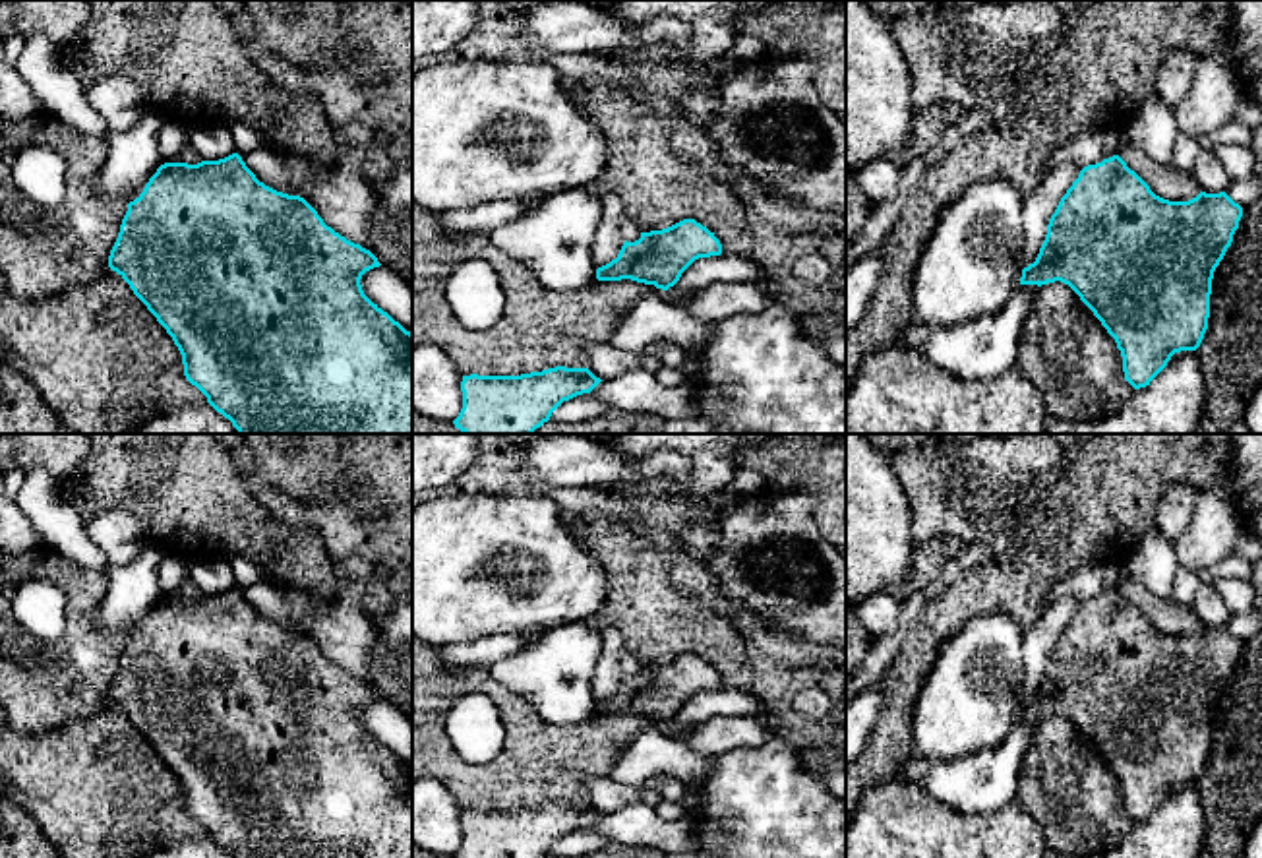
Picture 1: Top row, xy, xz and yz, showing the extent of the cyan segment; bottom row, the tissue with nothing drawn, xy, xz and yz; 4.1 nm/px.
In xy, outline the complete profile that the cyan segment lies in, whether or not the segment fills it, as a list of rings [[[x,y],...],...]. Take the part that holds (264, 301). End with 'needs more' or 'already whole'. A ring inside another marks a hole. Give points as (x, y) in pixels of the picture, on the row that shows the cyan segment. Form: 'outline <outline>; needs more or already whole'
outline [[[238,153],[197,165],[161,165],[143,192],[128,203],[108,256],[108,267],[130,285],[172,337],[182,354],[186,380],[232,422],[238,434],[412,434],[412,333],[374,304],[360,285],[362,275],[379,265],[370,250],[327,227],[304,198],[277,192],[259,182]]]; already whole

